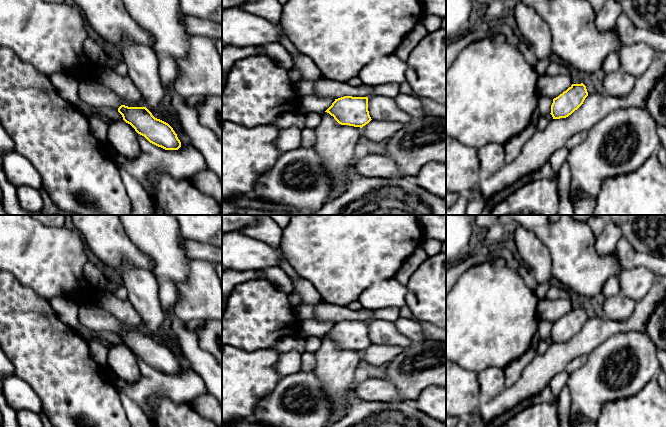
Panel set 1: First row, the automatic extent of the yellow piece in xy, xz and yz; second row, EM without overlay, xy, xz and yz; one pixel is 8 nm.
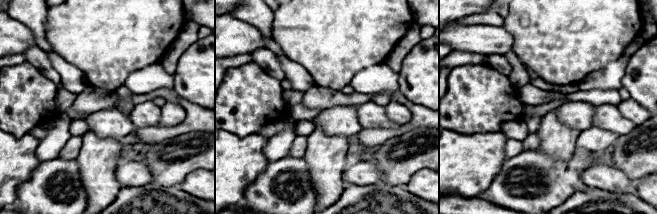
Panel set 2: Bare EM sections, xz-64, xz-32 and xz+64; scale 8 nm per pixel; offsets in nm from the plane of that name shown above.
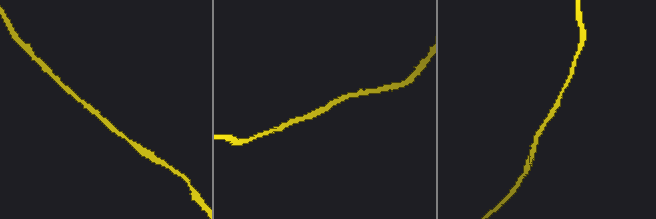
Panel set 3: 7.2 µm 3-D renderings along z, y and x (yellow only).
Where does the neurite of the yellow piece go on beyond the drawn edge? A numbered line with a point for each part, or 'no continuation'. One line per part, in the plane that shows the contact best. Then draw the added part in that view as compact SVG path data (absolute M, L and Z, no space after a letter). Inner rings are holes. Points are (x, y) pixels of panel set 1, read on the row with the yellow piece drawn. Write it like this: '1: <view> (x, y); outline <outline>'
no continuation

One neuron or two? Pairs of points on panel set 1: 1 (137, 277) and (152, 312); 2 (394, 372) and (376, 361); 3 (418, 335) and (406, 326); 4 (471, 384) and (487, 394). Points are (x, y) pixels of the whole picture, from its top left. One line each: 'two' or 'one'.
1: one
2: two
3: one
4: two

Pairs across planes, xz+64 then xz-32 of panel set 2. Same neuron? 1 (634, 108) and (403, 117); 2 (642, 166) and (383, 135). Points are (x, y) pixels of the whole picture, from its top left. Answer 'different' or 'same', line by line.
1: same
2: different

